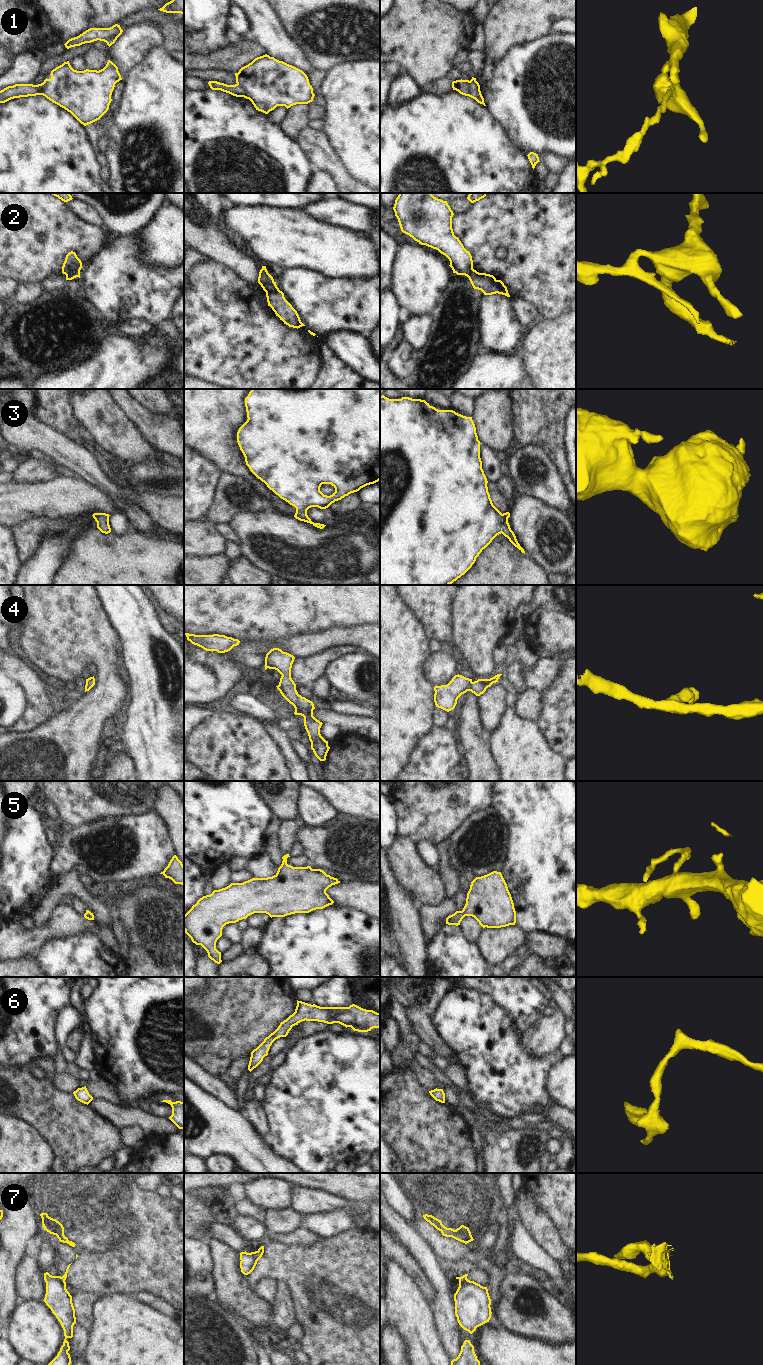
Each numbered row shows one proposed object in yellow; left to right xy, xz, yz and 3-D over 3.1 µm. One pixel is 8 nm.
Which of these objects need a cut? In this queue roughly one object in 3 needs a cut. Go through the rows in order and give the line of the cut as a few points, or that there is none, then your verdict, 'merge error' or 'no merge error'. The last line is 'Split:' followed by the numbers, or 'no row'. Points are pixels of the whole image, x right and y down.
1: cut in yz along (470, 81), (469, 96); merge error
2: cut in xy along (79, 270), (69, 272), (66, 275); merge error
3: no cut; no merge error
4: no cut; no merge error
5: no cut; no merge error
6: no cut; no merge error
7: cut in xz along (257, 1251), (259, 1258); merge error
Split: 1, 2, 7

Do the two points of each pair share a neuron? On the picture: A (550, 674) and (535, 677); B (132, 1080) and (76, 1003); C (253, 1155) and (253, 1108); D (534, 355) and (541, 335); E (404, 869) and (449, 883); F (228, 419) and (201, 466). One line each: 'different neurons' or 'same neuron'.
A: same neuron
B: different neurons
C: different neurons
D: same neuron
E: different neurons
F: different neurons

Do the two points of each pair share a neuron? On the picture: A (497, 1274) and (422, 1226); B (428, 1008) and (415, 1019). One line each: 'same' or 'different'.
A: same
B: different

